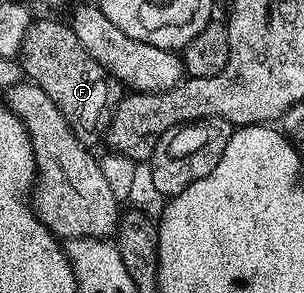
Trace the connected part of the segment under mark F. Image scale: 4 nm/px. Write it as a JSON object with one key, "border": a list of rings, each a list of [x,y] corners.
{"border":[[[46,16],[31,23],[22,42],[20,51],[20,65],[22,73],[27,79],[34,81],[37,86],[58,105],[60,112],[64,112],[64,120],[76,132],[80,144],[94,148],[98,141],[103,141],[109,131],[110,121],[114,110],[124,97],[122,83],[115,80],[104,67],[76,40],[73,25],[57,22],[57,17]]]}

